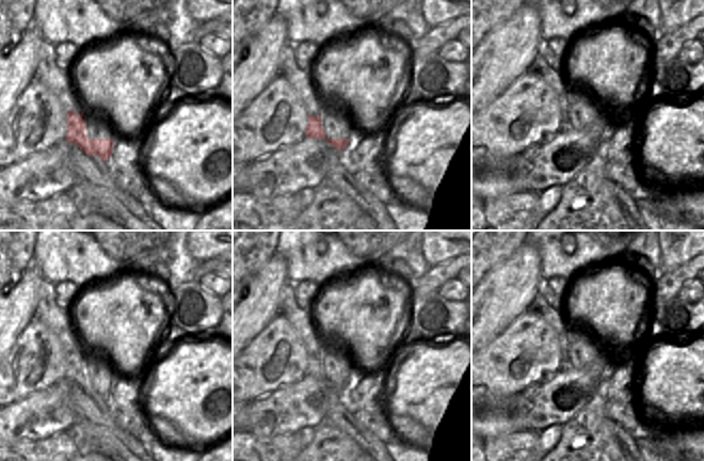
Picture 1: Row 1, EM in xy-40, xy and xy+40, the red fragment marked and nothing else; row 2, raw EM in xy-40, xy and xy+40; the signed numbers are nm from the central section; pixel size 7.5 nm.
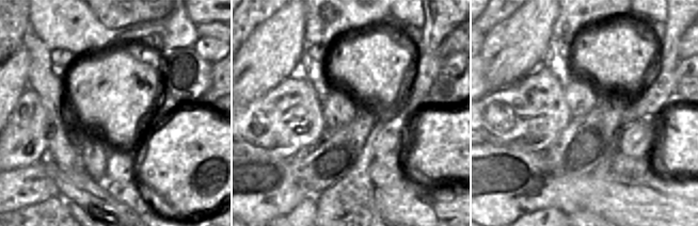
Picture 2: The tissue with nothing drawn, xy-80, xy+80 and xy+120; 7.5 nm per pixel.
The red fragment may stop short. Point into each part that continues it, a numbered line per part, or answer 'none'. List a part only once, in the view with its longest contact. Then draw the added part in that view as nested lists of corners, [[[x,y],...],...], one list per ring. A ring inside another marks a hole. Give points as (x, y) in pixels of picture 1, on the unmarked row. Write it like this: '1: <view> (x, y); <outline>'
1: xy-40 (98, 365); [[[84,350],[82,357],[86,362],[90,378],[110,378],[116,372],[111,361],[98,350]]]

